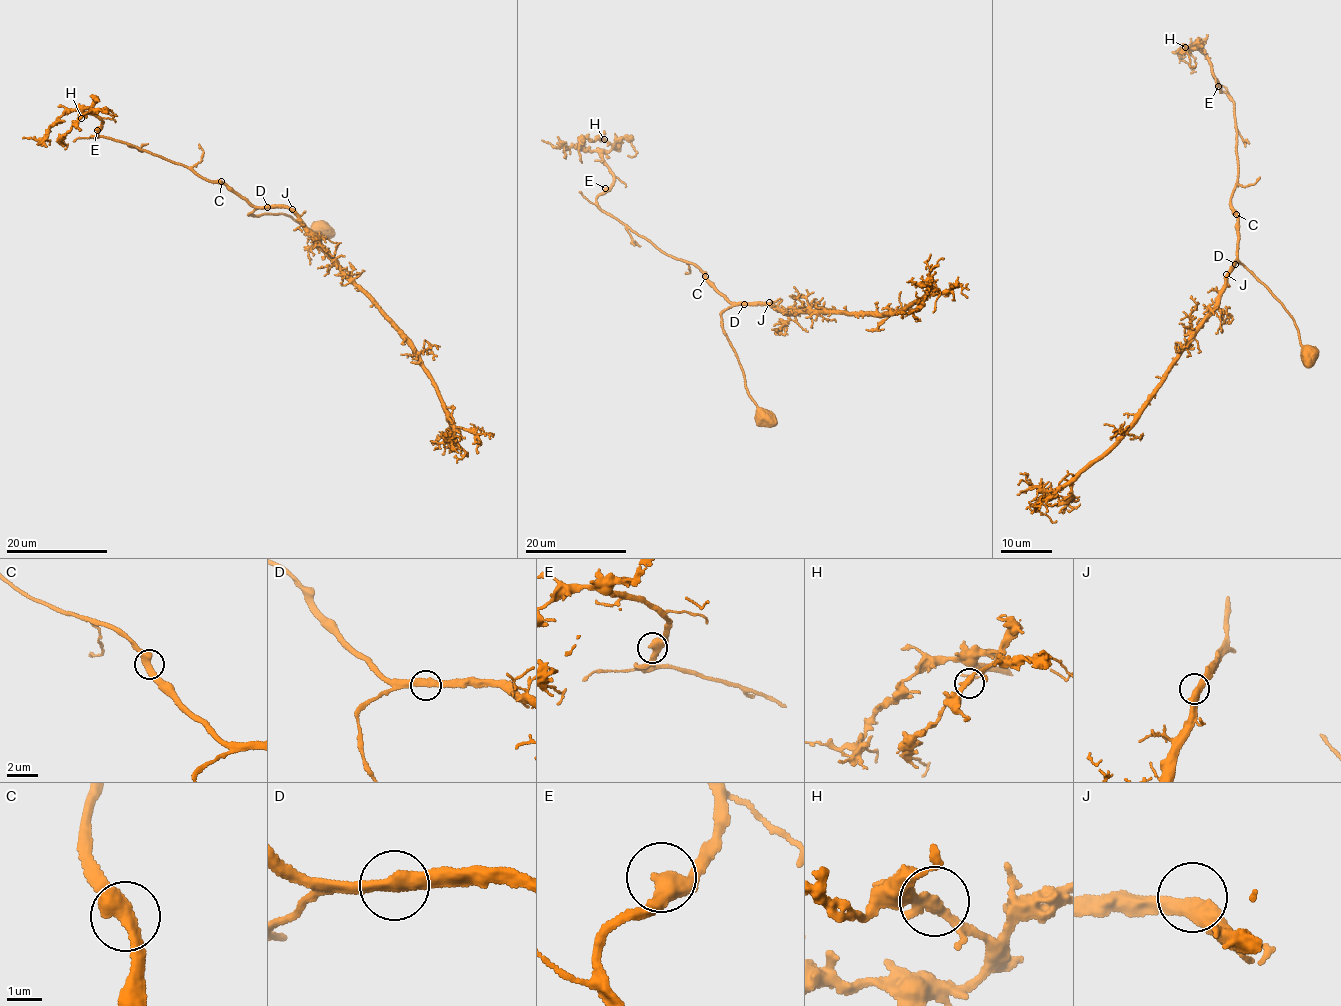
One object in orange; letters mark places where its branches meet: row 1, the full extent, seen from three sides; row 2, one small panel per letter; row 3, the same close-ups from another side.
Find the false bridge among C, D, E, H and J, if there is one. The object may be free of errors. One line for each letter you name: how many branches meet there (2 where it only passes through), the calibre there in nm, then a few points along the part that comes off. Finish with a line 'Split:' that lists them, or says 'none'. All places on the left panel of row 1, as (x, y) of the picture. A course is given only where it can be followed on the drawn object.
Split: none

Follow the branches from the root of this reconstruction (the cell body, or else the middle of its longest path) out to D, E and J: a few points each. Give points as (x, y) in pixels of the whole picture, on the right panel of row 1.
D: (1308, 353), (1299, 340), (1292, 319), (1279, 301), (1242, 264), (1237, 261), (1235, 264)
E: (1308, 353), (1279, 301), (1237, 256), (1239, 220), (1230, 200), (1239, 174), (1234, 108), (1218, 86)
J: (1308, 353), (1299, 340), (1292, 319), (1263, 283), (1237, 261), (1226, 274)

